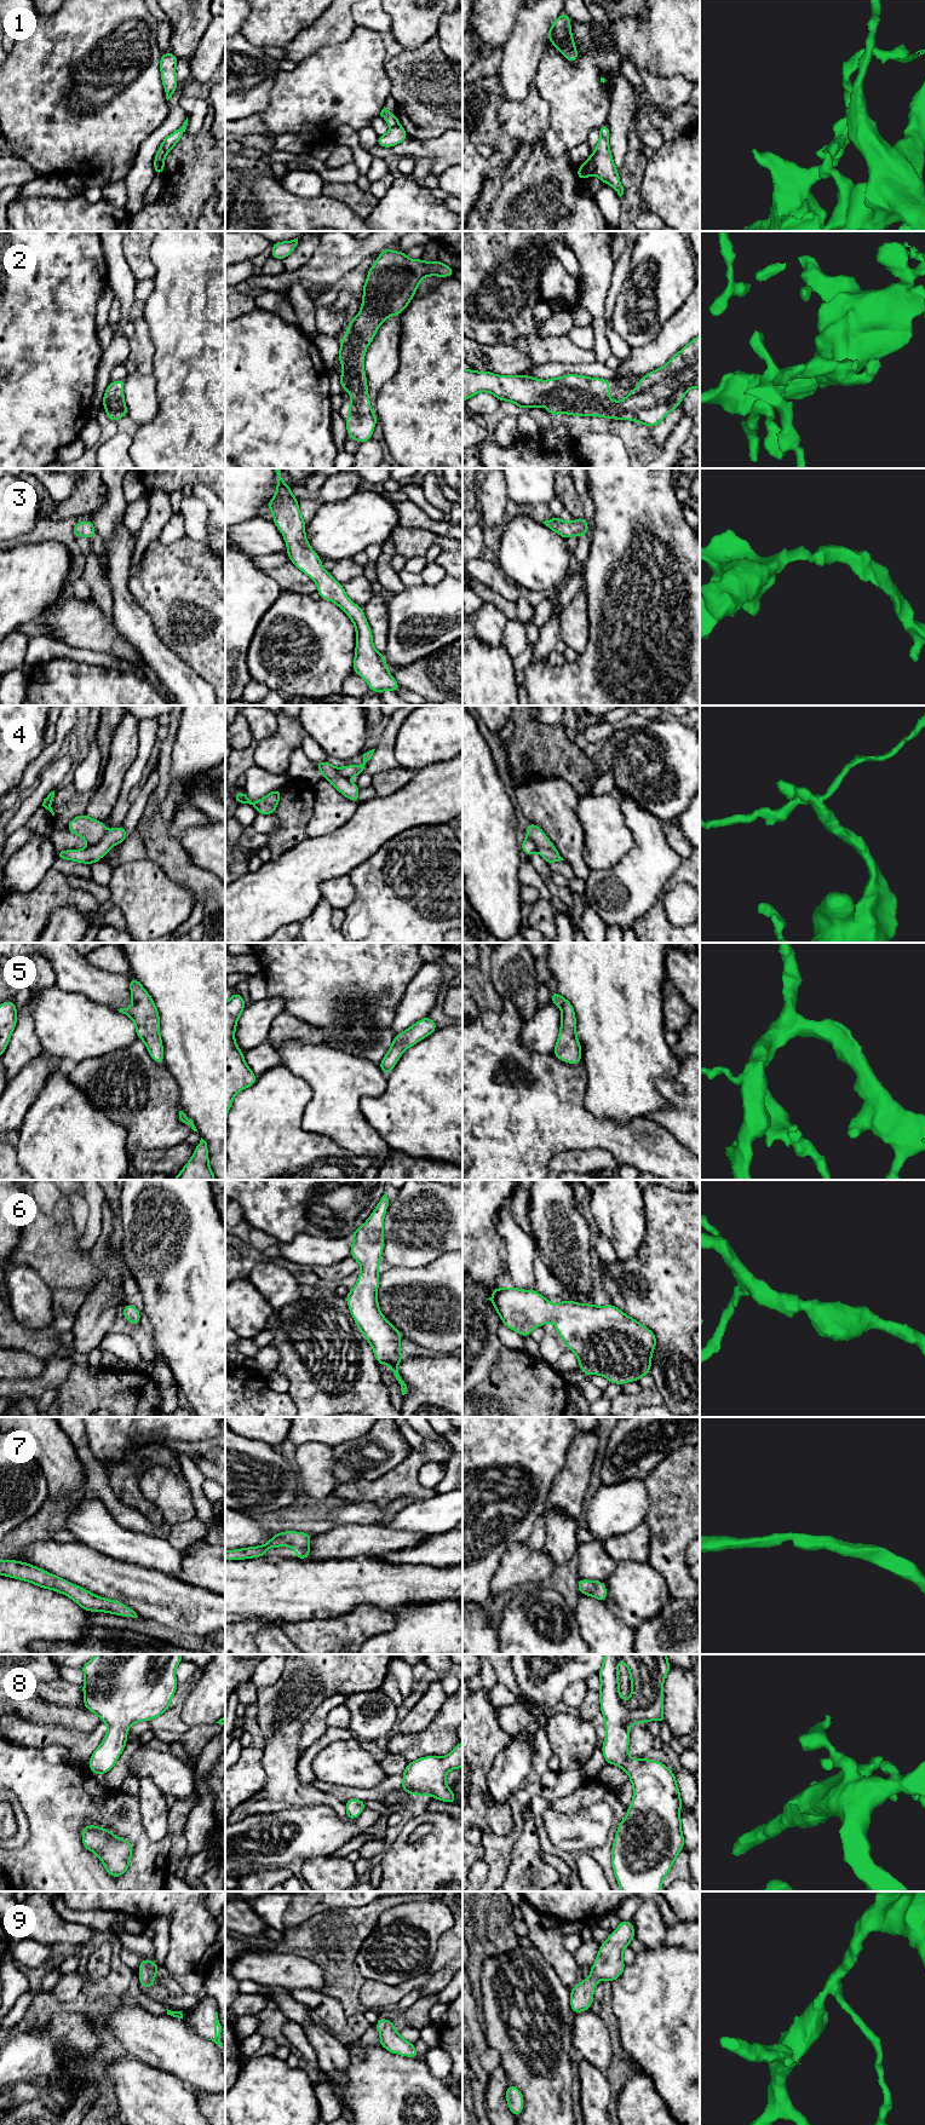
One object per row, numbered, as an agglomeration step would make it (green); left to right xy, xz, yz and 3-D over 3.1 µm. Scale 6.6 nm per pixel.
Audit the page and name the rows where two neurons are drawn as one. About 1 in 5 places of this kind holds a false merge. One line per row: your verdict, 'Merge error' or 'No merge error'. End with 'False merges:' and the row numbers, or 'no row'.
1: Merge error
2: No merge error
3: No merge error
4: Merge error
5: No merge error
6: No merge error
7: No merge error
8: No merge error
9: No merge error
False merges: 1, 4

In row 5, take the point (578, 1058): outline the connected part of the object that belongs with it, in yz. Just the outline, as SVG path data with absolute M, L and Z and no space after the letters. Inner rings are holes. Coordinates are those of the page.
M557 991L552 992L551 1001L562 1012L562 1021L553 1055L564 1062L581 1064L581 1046L576 1036L576 1018L573 1004Z

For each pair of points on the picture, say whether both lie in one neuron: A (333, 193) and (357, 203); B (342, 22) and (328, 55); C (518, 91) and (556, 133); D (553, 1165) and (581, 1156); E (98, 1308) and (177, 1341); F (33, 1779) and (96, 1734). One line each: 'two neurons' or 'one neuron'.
A: one neuron
B: two neurons
C: two neurons
D: one neuron
E: two neurons
F: two neurons

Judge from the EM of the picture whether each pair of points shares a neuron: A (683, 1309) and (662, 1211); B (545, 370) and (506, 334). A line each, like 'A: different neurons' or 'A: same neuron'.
A: same neuron
B: different neurons

